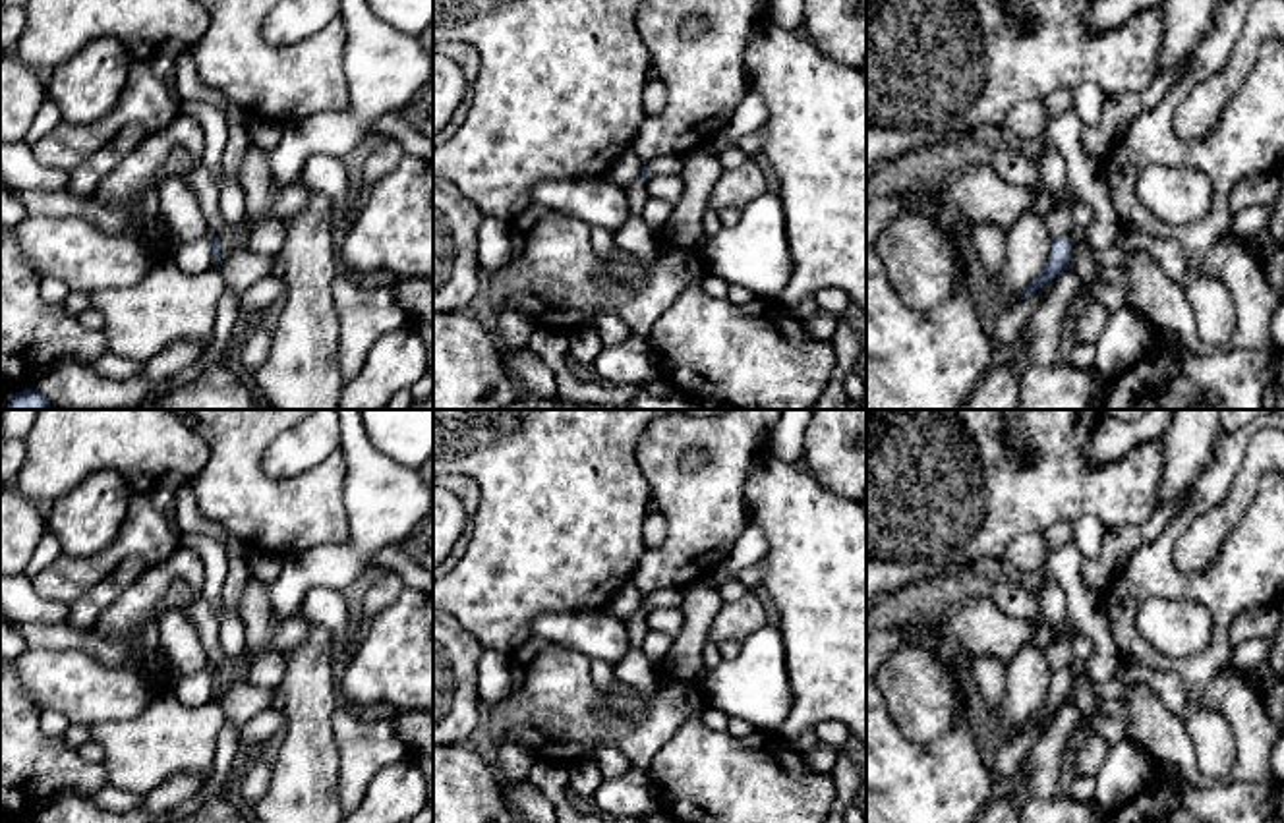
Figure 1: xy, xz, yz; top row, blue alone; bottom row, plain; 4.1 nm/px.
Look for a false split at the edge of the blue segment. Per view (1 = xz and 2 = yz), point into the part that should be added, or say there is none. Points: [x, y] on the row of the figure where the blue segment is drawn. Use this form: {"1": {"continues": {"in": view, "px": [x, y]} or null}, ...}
{"1": {"continues": null}, "2": {"continues": null}}

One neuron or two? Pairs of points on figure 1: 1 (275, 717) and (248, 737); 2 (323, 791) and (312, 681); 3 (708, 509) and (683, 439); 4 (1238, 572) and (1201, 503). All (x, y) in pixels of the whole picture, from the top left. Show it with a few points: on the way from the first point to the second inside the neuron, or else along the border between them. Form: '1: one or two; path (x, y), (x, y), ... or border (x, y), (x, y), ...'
1: one; path (269, 723), (254, 735)
2: one; path (312, 764), (312, 708)
3: one; path (691, 491), (675, 476), (675, 456)
4: one; path (1205, 582), (1184, 582), (1167, 565), (1172, 534)

